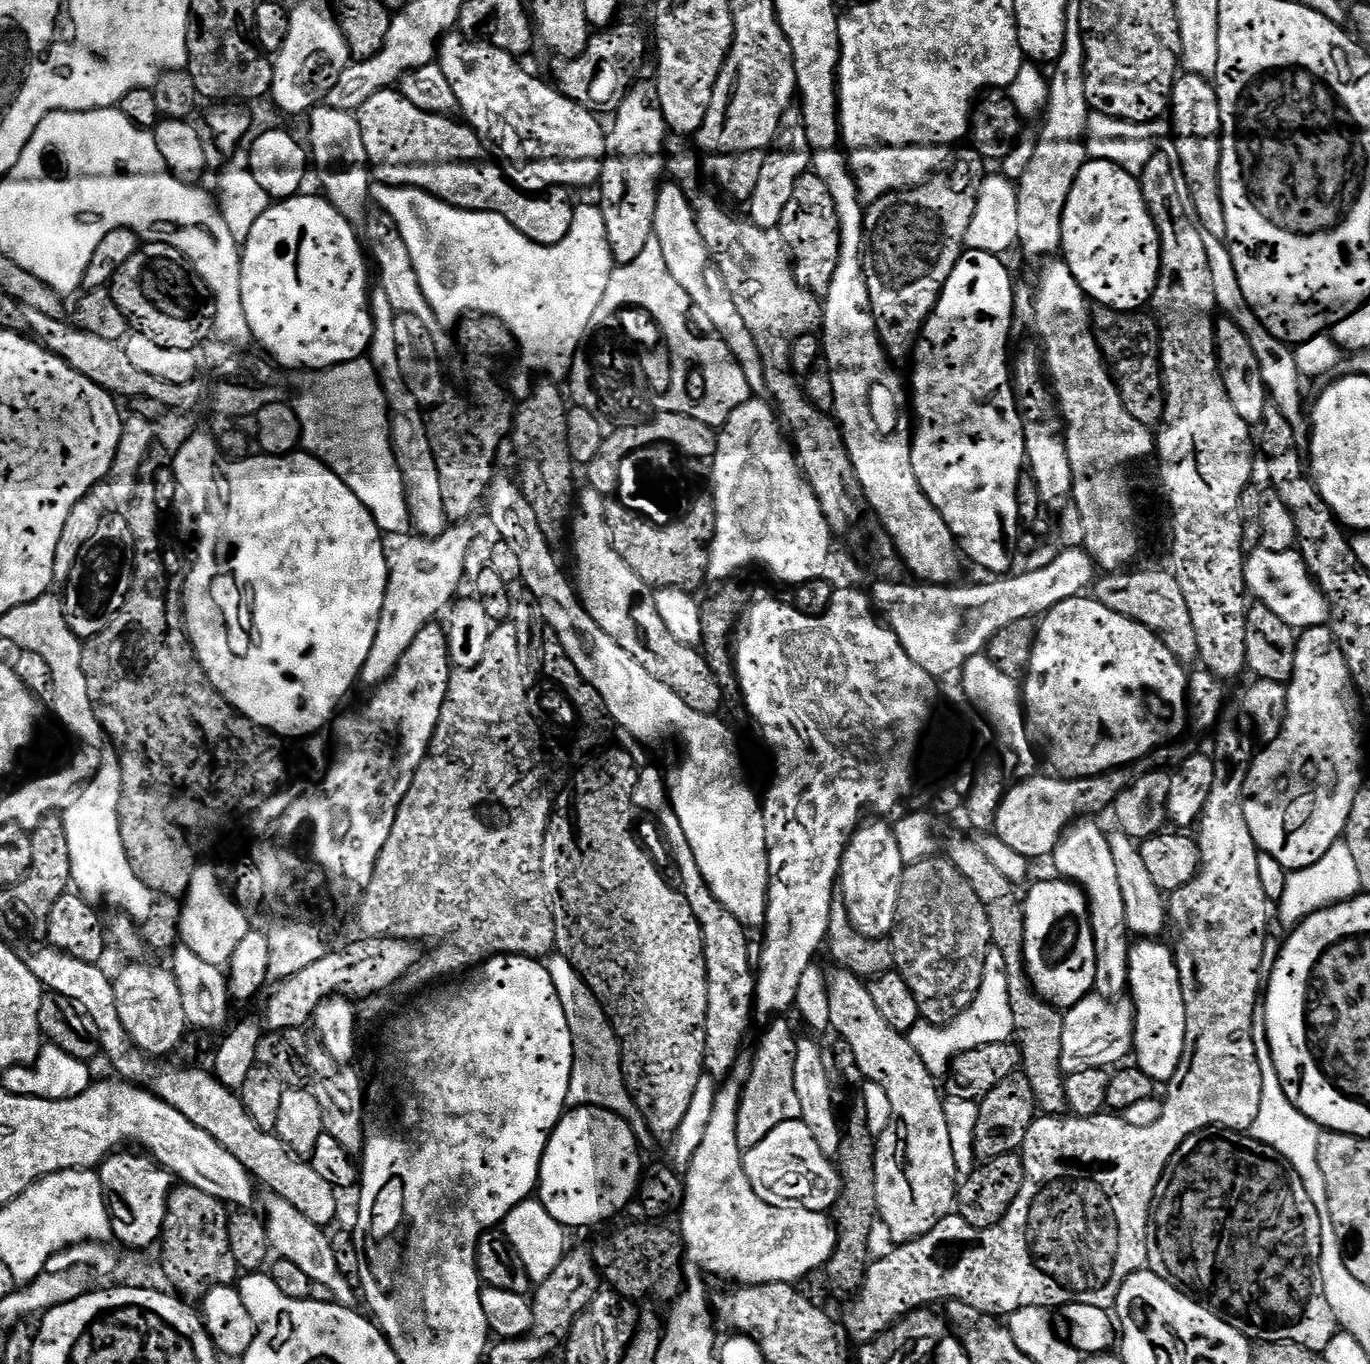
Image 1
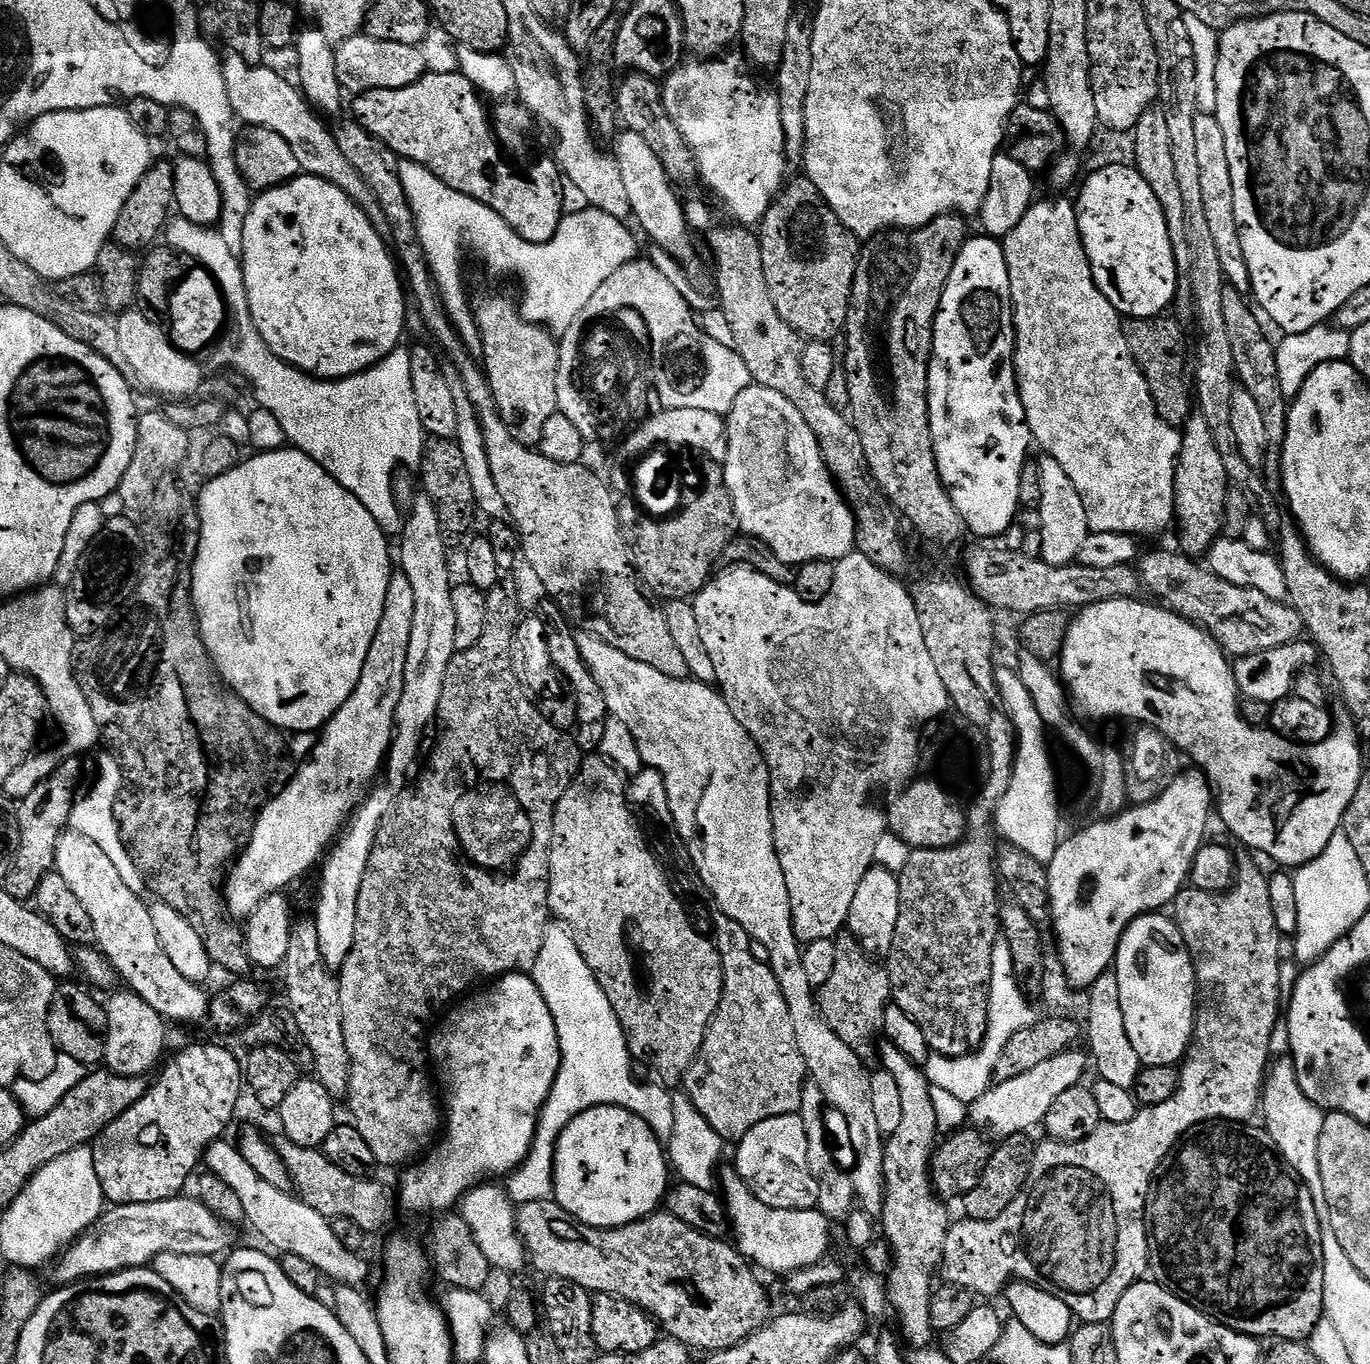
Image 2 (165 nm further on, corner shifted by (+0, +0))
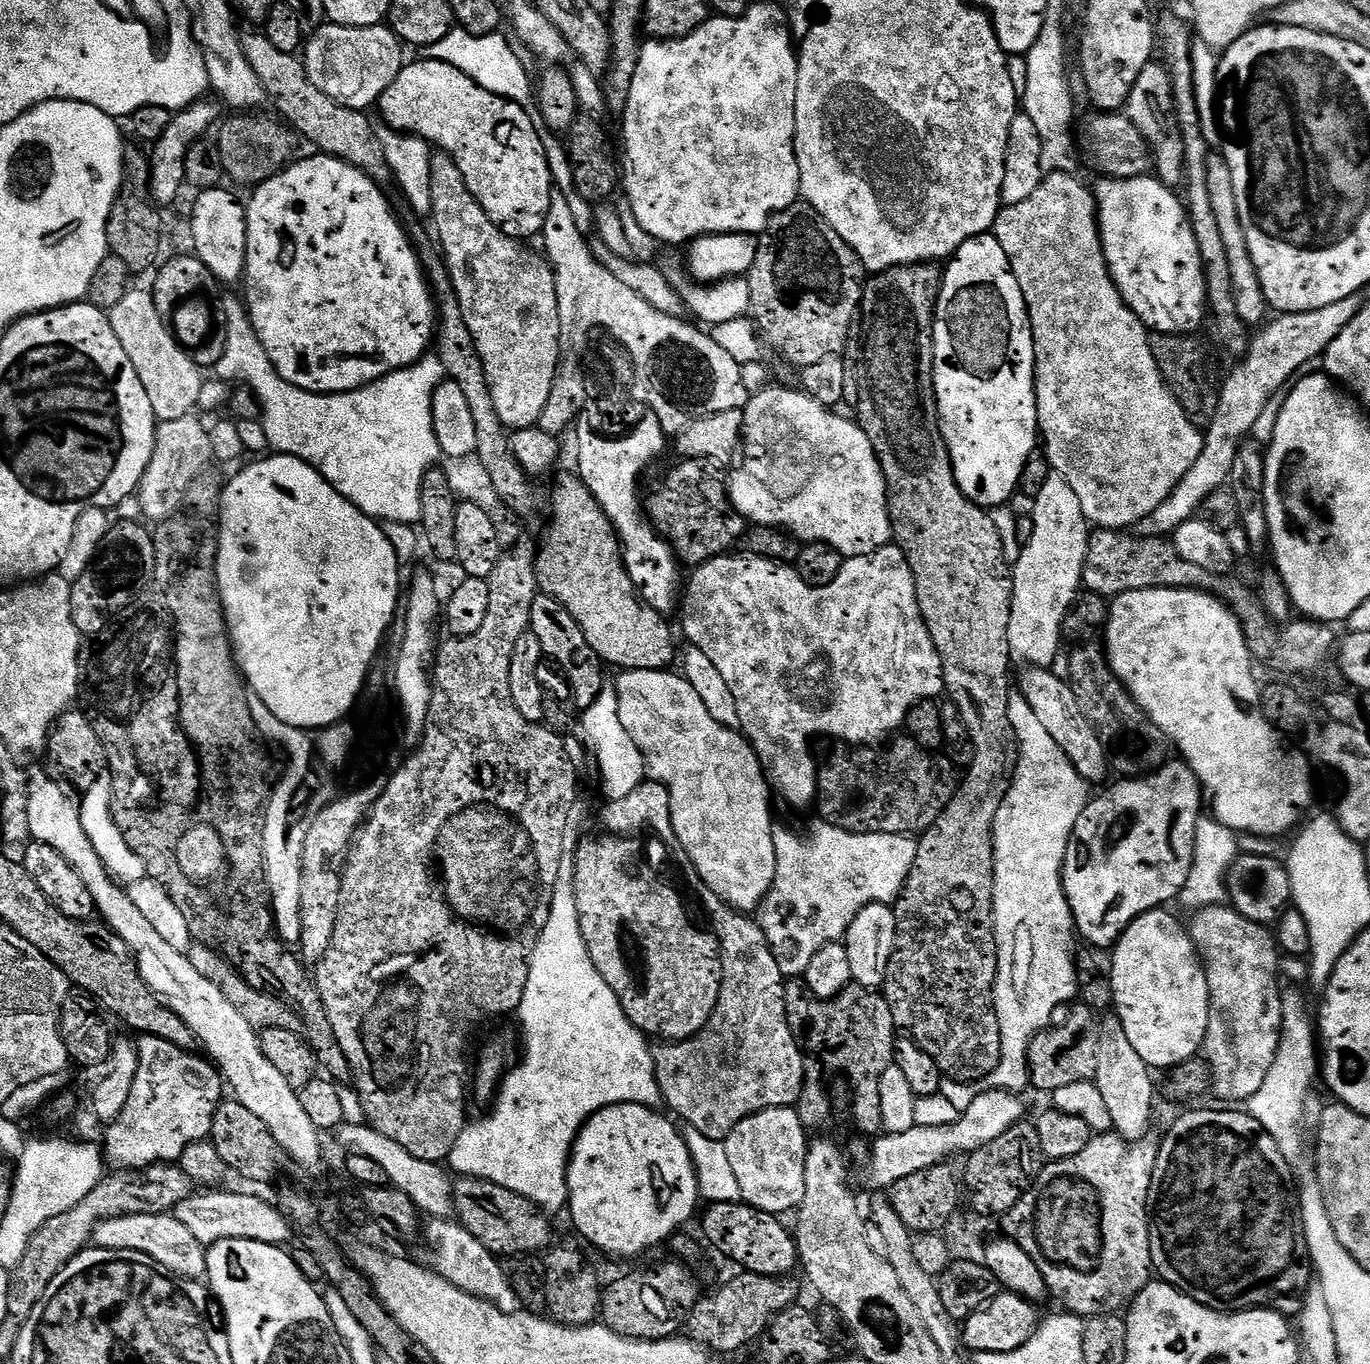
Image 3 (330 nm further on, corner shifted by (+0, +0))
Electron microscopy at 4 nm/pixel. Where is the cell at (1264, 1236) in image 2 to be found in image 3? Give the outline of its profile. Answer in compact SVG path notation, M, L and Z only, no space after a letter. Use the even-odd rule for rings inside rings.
M1201 1107L1188 1110L1172 1124L1172 1129L1159 1141L1160 1153L1154 1166L1152 1185L1148 1191L1148 1229L1150 1230L1150 1254L1155 1275L1165 1284L1174 1286L1194 1302L1215 1312L1246 1312L1250 1308L1270 1308L1285 1318L1299 1317L1304 1308L1304 1297L1314 1280L1314 1269L1308 1259L1306 1234L1300 1217L1300 1193L1298 1180L1292 1177L1293 1165L1282 1154L1282 1150L1270 1138L1270 1134L1247 1111L1215 1112Z

